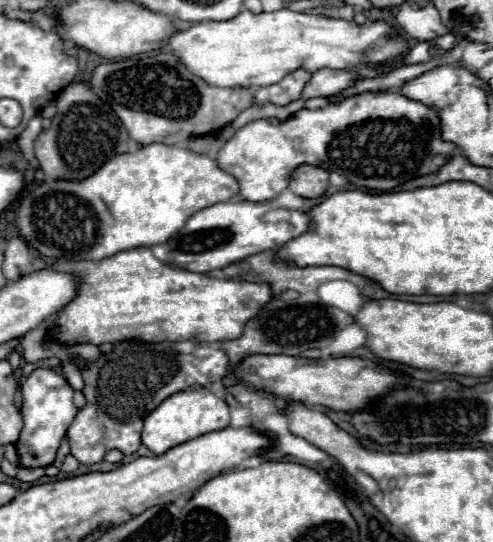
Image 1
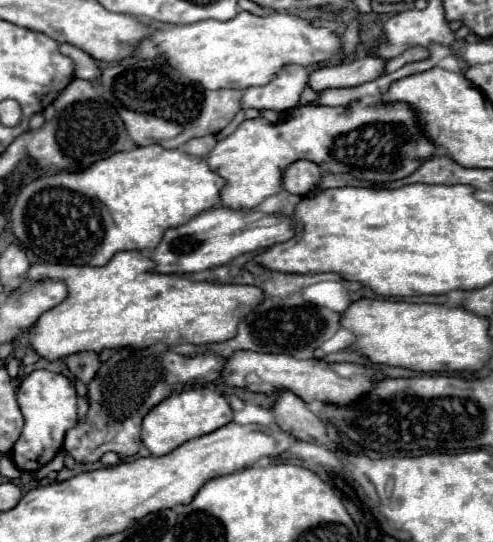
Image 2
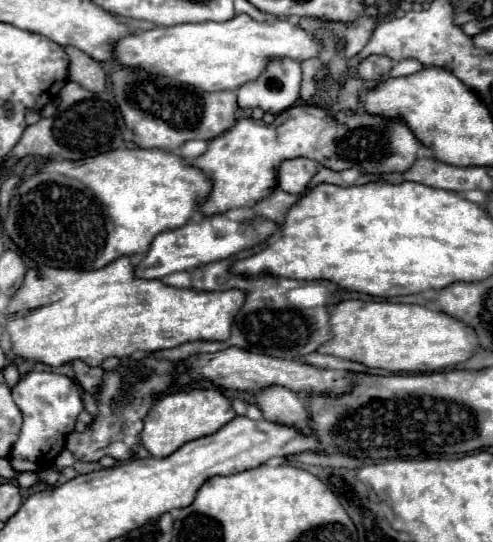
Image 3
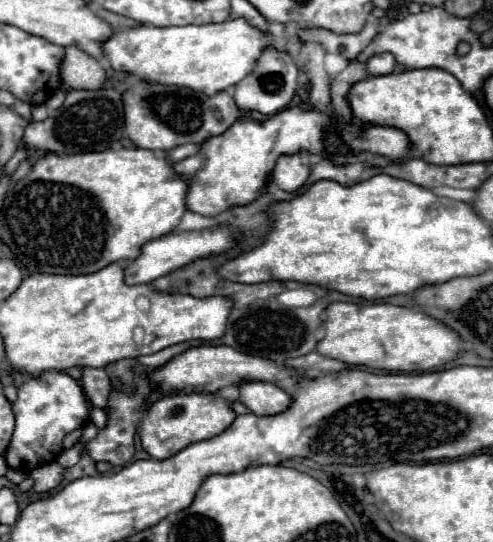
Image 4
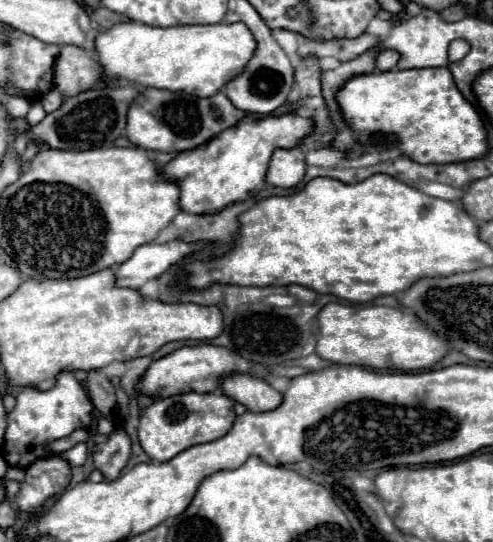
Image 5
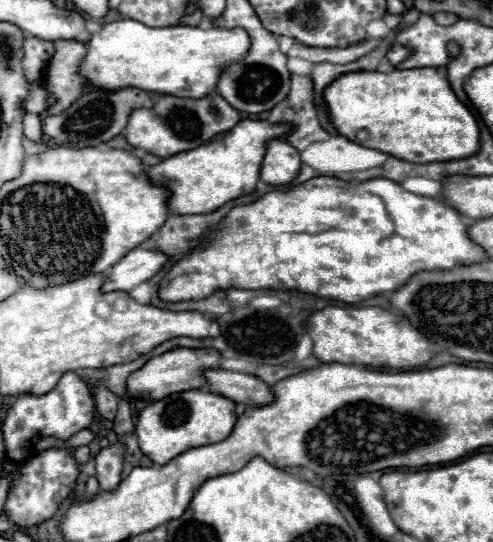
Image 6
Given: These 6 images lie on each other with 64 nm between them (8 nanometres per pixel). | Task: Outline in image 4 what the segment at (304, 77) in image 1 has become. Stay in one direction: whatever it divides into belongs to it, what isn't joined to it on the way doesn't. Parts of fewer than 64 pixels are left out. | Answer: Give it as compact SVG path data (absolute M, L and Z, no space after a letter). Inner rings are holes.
M268 46L262 50L254 70L234 86L232 98L240 110L256 110L260 114L270 116L288 106L288 102L294 96L296 84L298 84L298 68L296 68L294 60L286 52L280 52L272 46Z

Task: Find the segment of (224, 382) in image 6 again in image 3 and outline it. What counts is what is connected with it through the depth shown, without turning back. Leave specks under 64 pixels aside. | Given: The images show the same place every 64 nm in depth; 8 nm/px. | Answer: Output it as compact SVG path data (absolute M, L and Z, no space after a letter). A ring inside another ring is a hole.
M266 386L256 392L254 398L266 420L278 424L300 424L300 428L308 428L308 412L304 412L304 402L294 392L282 386Z

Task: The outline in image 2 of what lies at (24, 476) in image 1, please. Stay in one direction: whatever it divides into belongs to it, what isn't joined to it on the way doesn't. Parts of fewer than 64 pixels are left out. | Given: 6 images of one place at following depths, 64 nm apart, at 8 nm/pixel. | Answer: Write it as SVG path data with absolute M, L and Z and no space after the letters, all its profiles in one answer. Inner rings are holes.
M62 450L56 458L53 458L48 464L45 464L38 471L33 473L34 479L41 480L52 472L59 472L64 466L64 454L66 454L66 450Z

